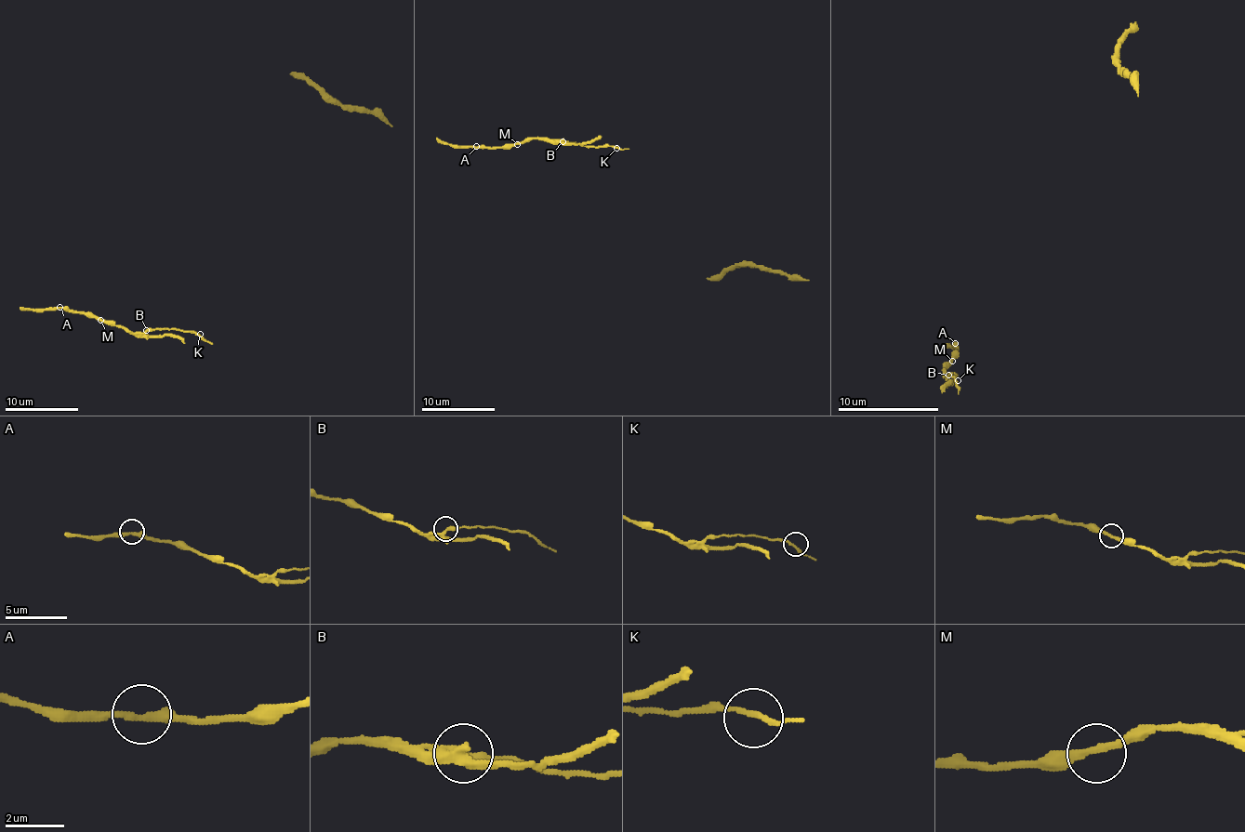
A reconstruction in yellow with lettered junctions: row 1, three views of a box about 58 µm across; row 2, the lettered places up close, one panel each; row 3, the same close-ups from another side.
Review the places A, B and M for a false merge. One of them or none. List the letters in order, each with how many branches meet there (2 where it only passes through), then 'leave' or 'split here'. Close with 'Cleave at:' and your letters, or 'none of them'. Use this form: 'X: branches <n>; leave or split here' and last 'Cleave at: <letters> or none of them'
A: branches 2; leave
B: branches 4; split here
M: branches 2; leave
Cleave at: B

